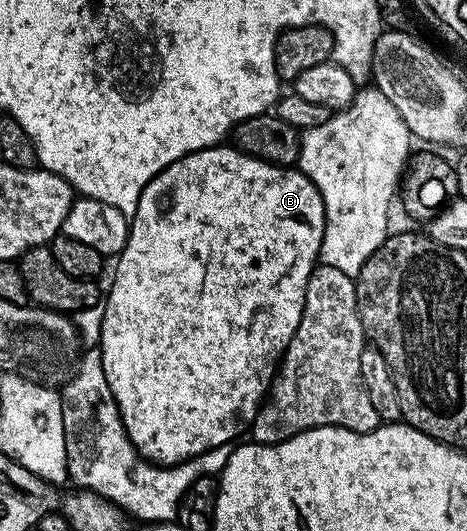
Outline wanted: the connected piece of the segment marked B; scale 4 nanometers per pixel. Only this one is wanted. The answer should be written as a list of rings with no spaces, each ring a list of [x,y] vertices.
[[[226,147],[201,148],[188,154],[169,164],[163,172],[156,174],[156,178],[152,178],[152,182],[148,182],[148,186],[144,186],[136,214],[128,220],[130,233],[126,244],[116,257],[118,265],[114,268],[114,281],[110,284],[110,292],[108,288],[104,296],[100,341],[104,378],[108,378],[112,398],[116,398],[116,406],[132,446],[142,459],[151,464],[182,464],[216,446],[237,441],[237,436],[249,429],[270,391],[288,342],[292,342],[292,334],[296,334],[296,326],[300,326],[308,278],[319,263],[318,251],[325,236],[326,220],[320,190],[297,167],[282,168],[279,164],[269,164],[267,160],[239,152],[237,147]]]

